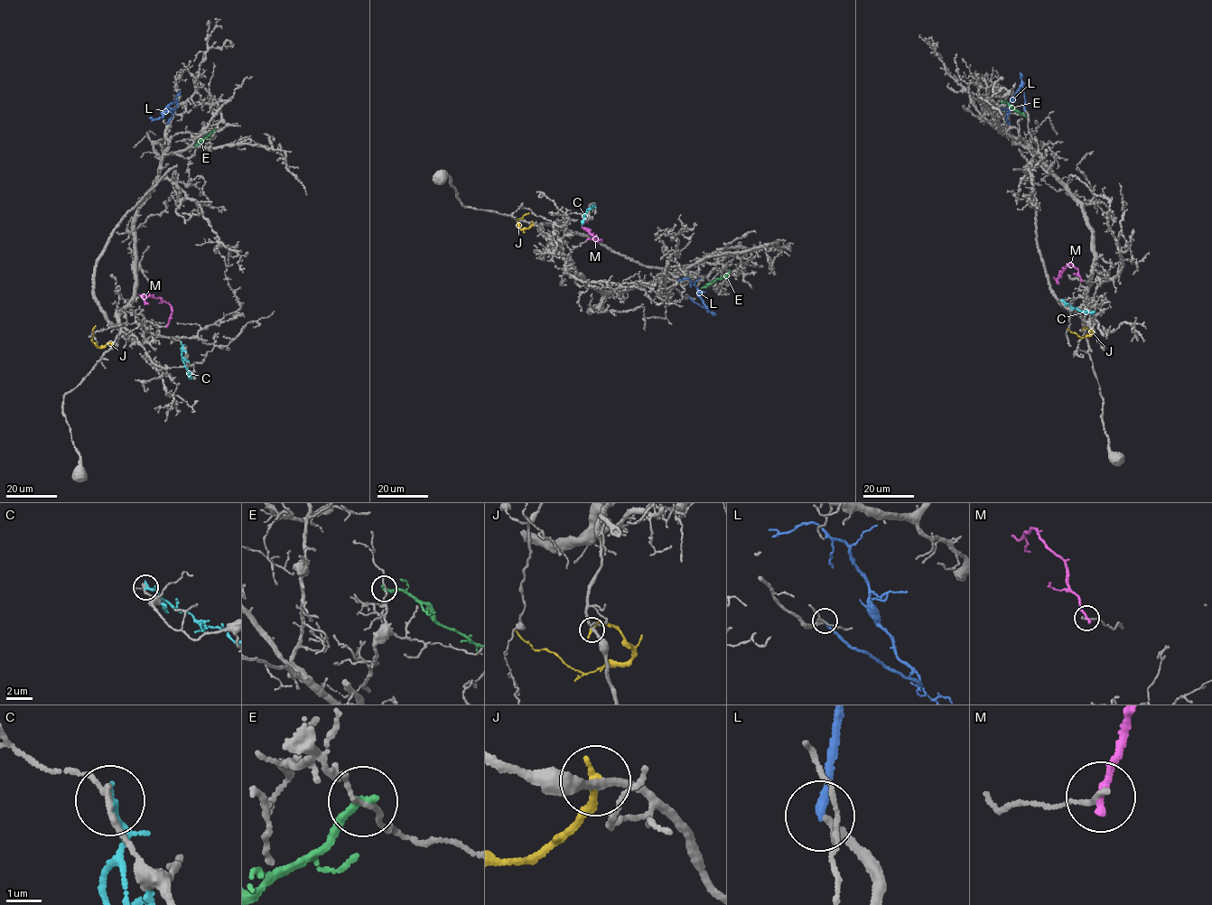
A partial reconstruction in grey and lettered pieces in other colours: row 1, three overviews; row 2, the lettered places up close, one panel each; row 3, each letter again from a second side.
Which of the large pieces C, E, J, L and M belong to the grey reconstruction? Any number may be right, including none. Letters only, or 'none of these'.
L

